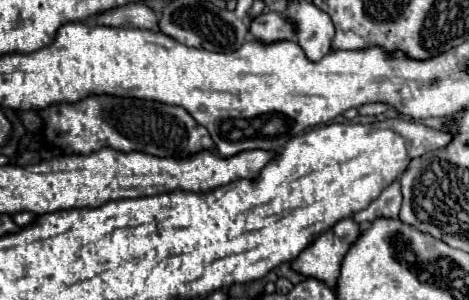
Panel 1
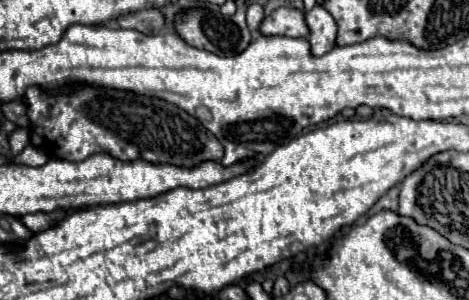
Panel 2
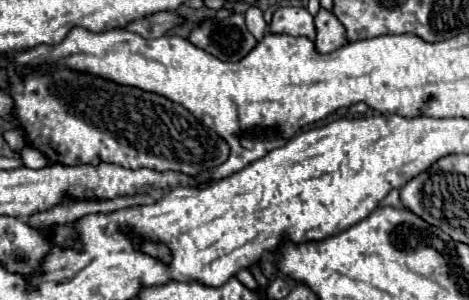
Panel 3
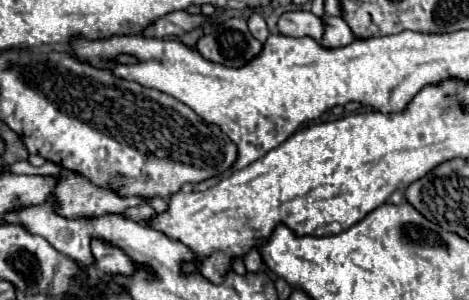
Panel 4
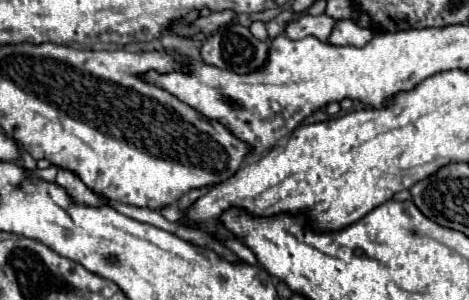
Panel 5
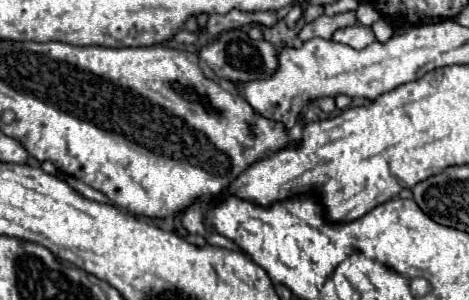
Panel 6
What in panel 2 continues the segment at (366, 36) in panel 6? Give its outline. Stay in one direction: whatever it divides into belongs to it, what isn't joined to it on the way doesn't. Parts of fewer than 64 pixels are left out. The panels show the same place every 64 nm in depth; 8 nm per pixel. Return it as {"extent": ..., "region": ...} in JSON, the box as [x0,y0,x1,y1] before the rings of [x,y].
{"extent":[306,6,336,56],"region":[[[314,6],[314,10],[306,12],[306,22],[310,28],[308,42],[312,46],[314,56],[322,56],[336,46],[336,20],[324,6]]]}

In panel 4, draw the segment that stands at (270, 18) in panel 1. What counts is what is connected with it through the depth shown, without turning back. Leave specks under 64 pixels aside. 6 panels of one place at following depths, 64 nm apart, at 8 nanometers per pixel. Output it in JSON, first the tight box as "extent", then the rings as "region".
{"extent":[278,10,324,42],"region":[[[296,10],[296,12],[286,12],[280,16],[278,30],[284,36],[292,36],[292,38],[310,36],[320,42],[322,34],[324,34],[324,22],[322,22],[322,18],[314,16],[312,12]]]}

